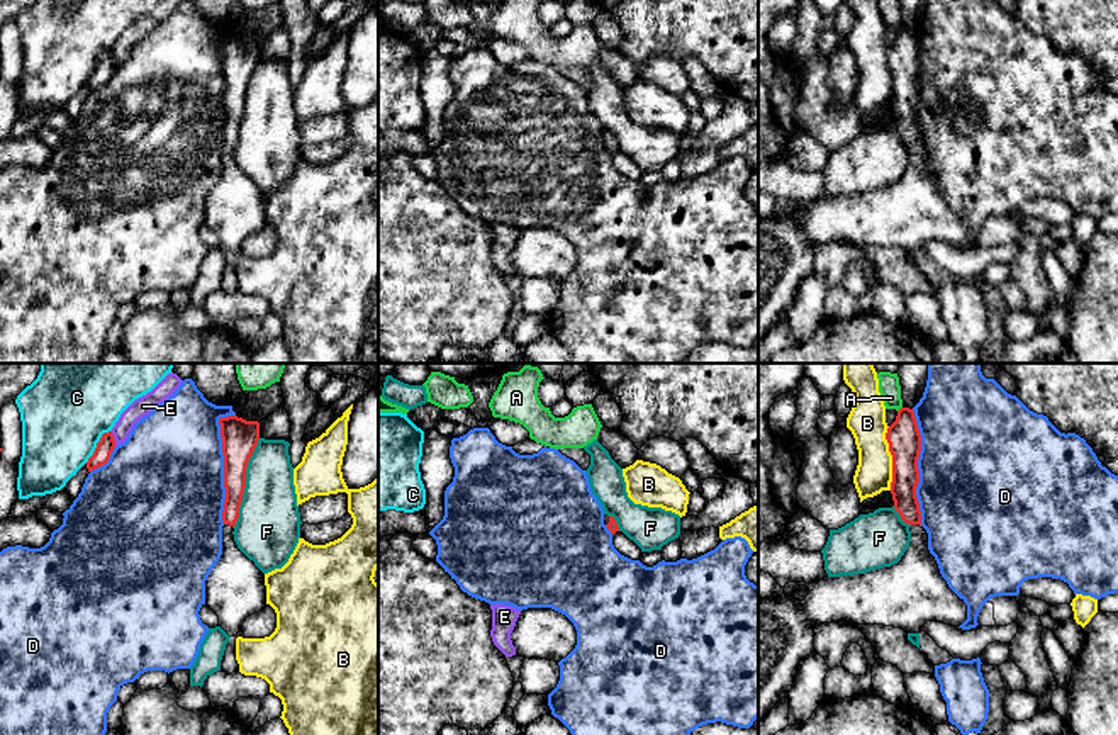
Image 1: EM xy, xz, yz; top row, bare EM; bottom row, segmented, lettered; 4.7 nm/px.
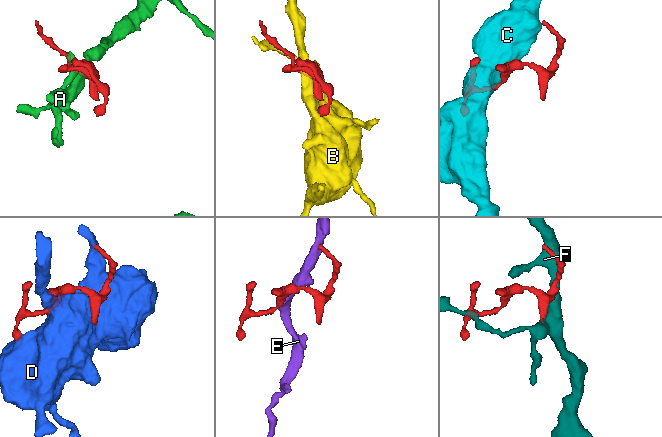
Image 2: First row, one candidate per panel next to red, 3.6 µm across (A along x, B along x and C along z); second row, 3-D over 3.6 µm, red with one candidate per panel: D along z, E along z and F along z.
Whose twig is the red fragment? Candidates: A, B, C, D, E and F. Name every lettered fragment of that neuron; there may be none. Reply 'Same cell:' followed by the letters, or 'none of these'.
Same cell: none of these

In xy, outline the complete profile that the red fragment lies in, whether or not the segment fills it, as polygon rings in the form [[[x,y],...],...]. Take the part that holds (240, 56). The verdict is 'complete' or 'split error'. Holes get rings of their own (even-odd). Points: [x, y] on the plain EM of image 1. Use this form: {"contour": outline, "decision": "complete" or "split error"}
{"contour": [[[227,36],[219,44],[226,107],[222,175],[205,200],[205,224],[219,236],[219,246],[229,256],[238,256],[246,238],[266,226],[265,194],[238,168],[232,154],[246,107],[246,87],[260,59],[260,42]]], "decision": "split error"}

